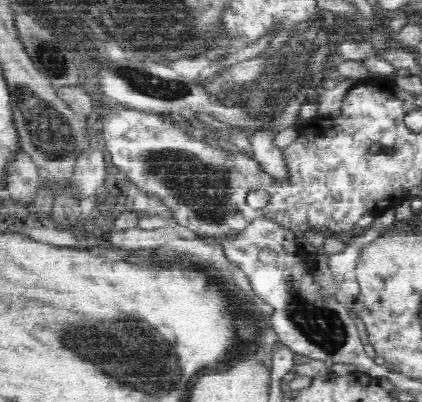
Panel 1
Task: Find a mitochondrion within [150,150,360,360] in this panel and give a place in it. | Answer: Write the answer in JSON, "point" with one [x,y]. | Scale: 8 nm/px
{"point":[320,324]}

